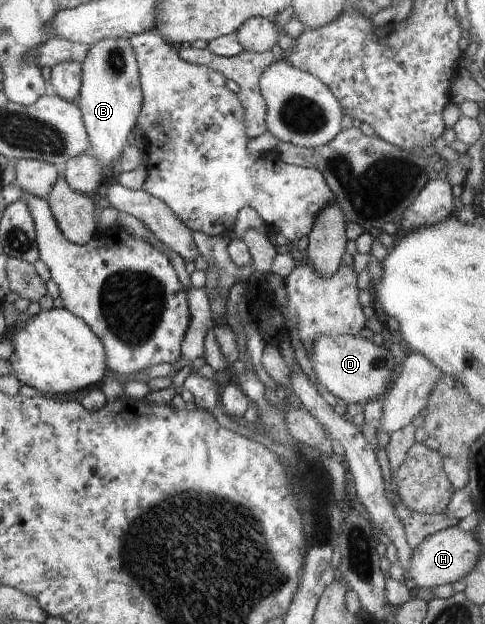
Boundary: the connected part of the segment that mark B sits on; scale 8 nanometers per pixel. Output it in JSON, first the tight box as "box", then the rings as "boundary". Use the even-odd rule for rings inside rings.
{"box":[50,38,143,168],"boundary":[[[106,38],[93,43],[87,51],[82,63],[68,60],[51,67],[50,92],[55,93],[69,102],[76,102],[81,109],[85,129],[89,137],[90,149],[88,153],[95,157],[101,168],[120,159],[122,151],[129,145],[128,136],[135,127],[135,123],[143,104],[141,79],[138,62],[130,45],[129,38]]]}

